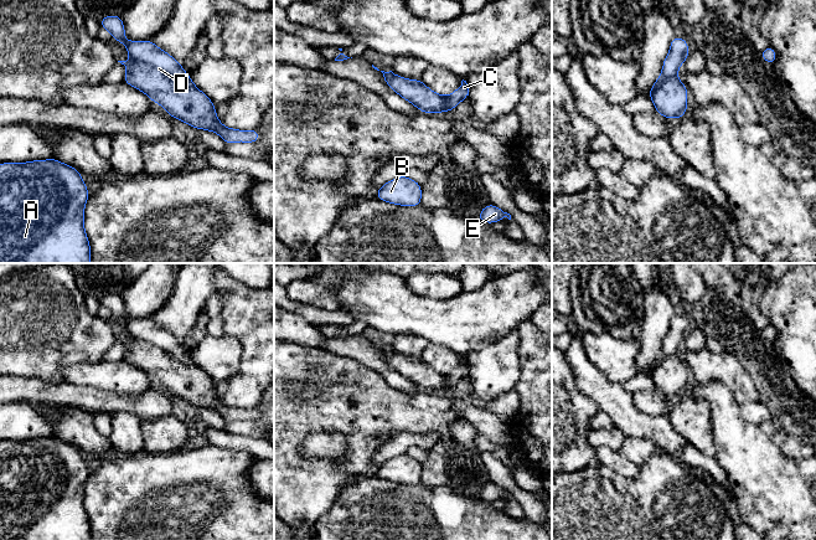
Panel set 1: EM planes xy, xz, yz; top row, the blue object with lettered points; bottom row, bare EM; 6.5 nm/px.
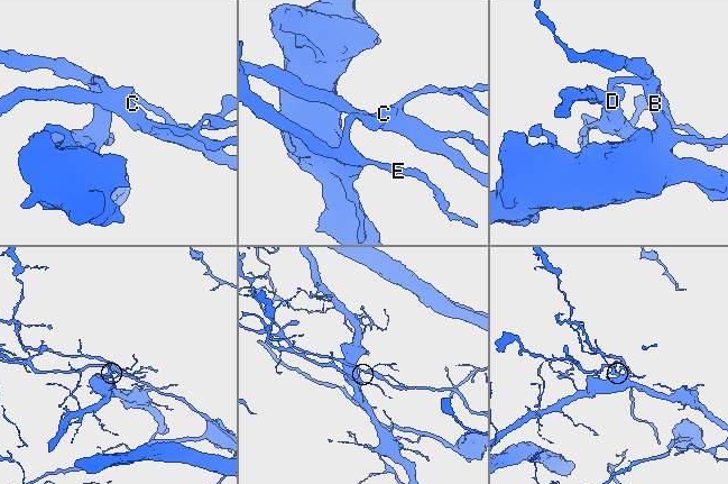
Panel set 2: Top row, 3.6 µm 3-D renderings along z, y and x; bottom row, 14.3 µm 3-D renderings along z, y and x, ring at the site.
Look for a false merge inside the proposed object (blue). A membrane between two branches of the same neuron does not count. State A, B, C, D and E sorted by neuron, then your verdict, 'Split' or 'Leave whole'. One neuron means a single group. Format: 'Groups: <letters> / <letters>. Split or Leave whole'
Groups: A B C D E. Leave whole

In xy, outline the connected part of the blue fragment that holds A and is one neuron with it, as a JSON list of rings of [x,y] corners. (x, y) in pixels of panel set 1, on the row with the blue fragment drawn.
[[[57,159],[0,164],[0,263],[91,263],[84,231],[89,192],[81,173]]]

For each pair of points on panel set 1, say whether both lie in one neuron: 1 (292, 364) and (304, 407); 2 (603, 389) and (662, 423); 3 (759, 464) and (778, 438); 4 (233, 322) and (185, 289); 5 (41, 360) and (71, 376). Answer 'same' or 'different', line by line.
1: same
2: same
3: different
4: different
5: different

